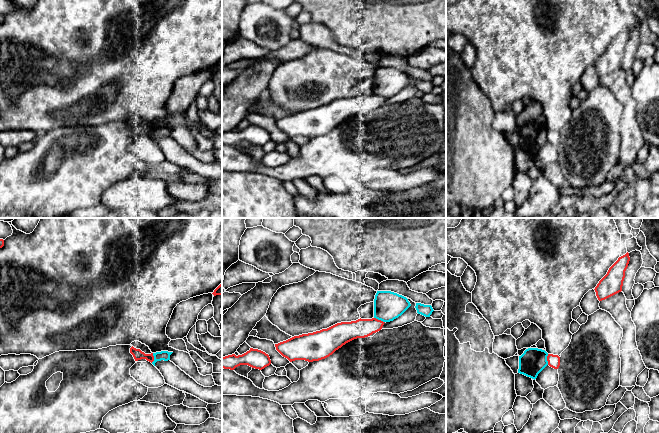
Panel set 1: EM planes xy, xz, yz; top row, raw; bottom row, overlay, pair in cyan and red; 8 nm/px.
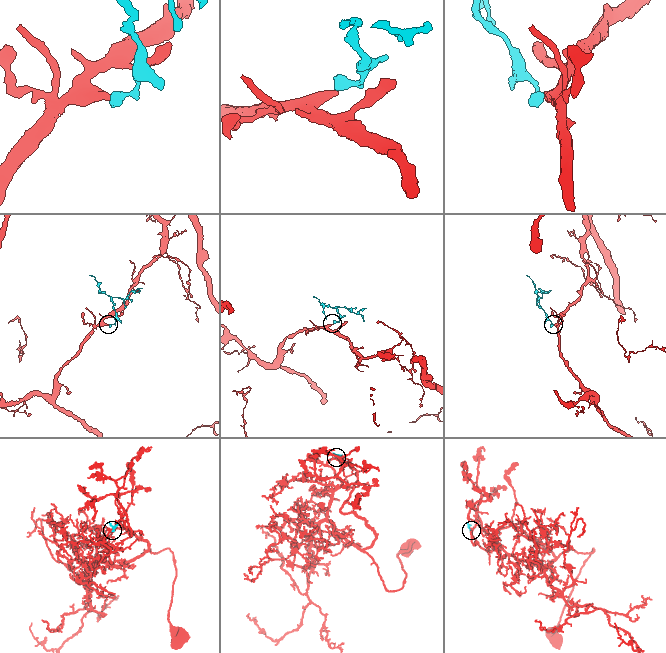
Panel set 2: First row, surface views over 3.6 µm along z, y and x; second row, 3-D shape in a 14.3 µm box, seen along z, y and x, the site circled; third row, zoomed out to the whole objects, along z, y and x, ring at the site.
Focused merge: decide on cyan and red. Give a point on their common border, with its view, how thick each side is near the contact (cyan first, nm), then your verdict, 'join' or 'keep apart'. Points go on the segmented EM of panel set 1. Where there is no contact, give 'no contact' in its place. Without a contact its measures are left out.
xz (379, 319) | 220/160 nm | keep apart

